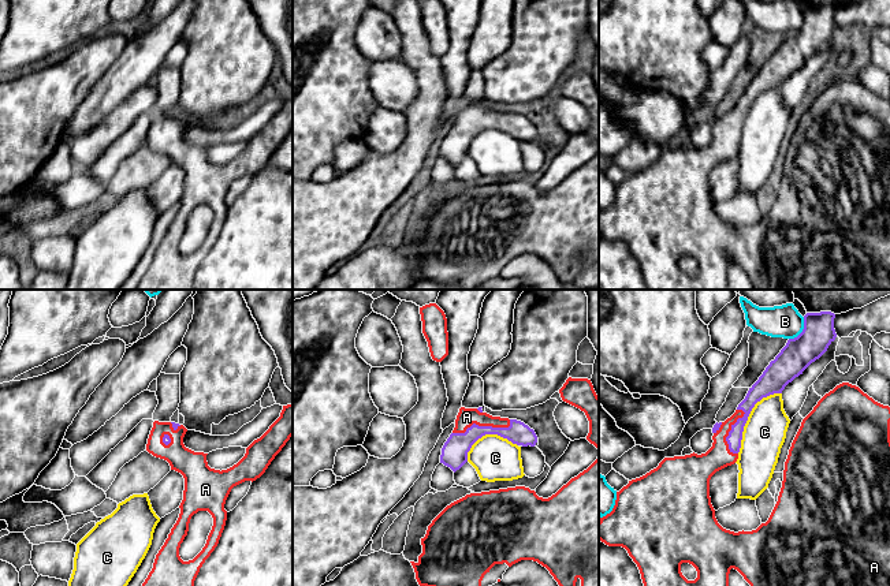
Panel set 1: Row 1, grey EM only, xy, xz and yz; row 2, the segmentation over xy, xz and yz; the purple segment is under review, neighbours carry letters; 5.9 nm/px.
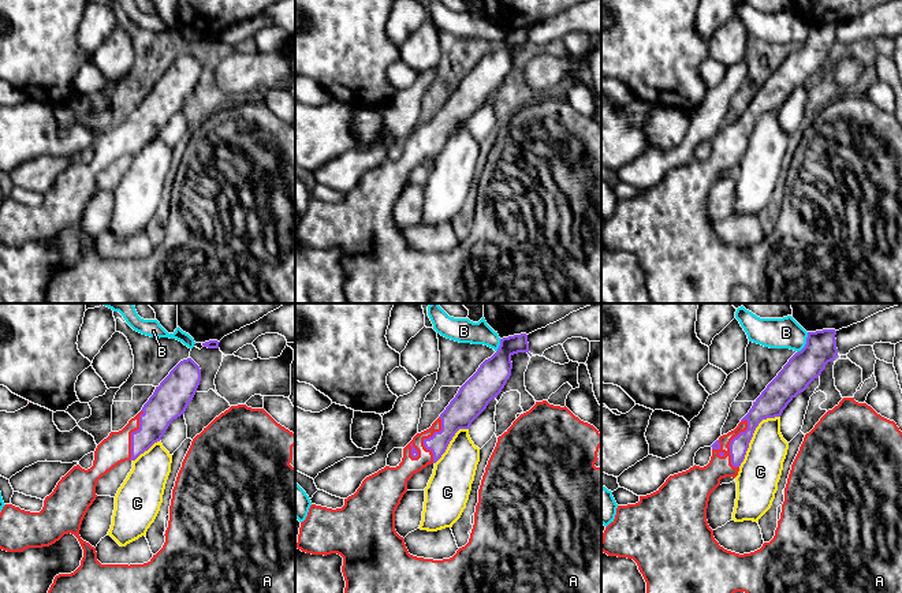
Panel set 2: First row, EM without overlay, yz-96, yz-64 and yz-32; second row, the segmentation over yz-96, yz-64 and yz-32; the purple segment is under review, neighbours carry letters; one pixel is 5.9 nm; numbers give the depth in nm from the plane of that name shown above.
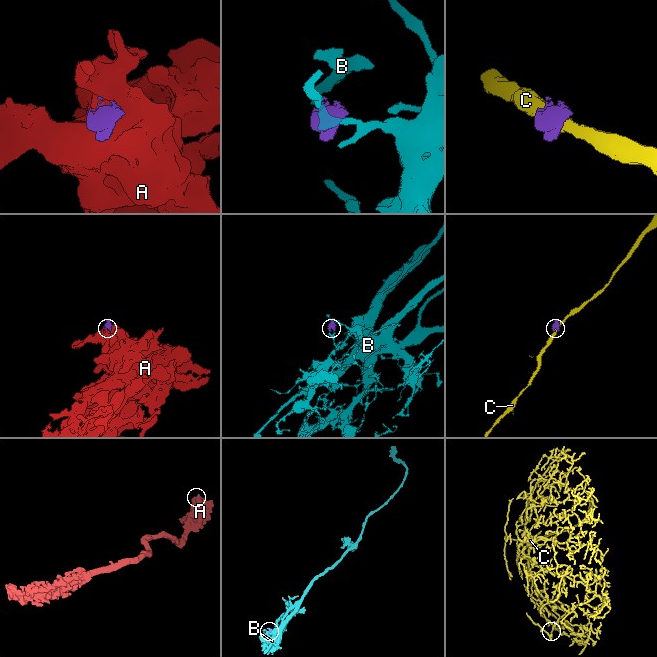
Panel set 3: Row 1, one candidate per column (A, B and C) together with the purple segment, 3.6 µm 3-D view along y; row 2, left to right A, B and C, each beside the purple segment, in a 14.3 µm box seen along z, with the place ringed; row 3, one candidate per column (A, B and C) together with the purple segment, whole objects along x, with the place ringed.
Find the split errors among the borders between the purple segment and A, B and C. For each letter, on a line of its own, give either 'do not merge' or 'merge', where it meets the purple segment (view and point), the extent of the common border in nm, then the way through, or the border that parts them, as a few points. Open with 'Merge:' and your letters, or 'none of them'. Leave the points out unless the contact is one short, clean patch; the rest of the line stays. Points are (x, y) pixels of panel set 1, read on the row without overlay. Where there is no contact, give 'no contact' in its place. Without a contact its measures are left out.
Merge: A
A: merge | xz (483, 120) | 360 nm
B: do not merge | yz (803, 25) | 160 nm | along yz (804, 11), (804, 22), (789, 33)
C: do not merge | yz (748, 109) | 440 nm

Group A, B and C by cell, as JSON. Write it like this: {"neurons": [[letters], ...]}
{"neurons": [["A"], ["B"], ["C"]]}

